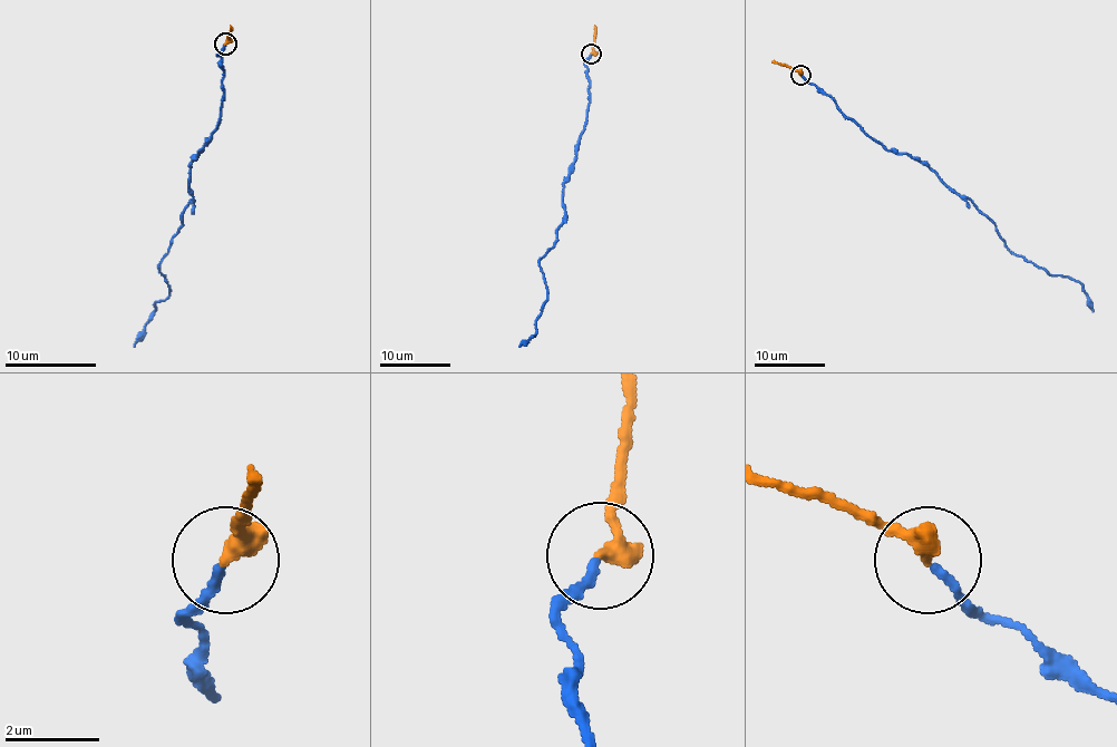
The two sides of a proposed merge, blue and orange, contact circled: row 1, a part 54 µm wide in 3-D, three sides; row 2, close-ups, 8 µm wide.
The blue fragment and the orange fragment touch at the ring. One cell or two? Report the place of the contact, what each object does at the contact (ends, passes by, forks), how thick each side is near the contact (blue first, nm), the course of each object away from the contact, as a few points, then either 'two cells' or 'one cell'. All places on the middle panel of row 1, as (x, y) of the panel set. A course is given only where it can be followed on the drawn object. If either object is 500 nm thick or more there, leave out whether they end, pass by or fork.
place (591, 54); blue ends; orange ends; calibres 170 and 440 nm; course blue (591, 55), (586, 123), (563, 184), (564, 220), (540, 259), (547, 300), (536, 331), (518, 346); course orange (591, 54), (595, 25); one cell

